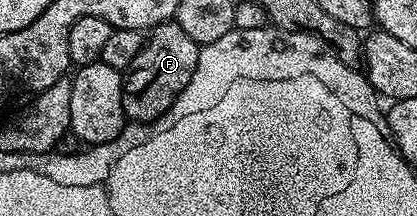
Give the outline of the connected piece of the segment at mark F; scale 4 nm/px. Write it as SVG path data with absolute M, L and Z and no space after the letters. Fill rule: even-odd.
M177 21L151 27L122 80L122 104L127 120L153 123L178 100L179 93L196 73L200 45L180 29Z

